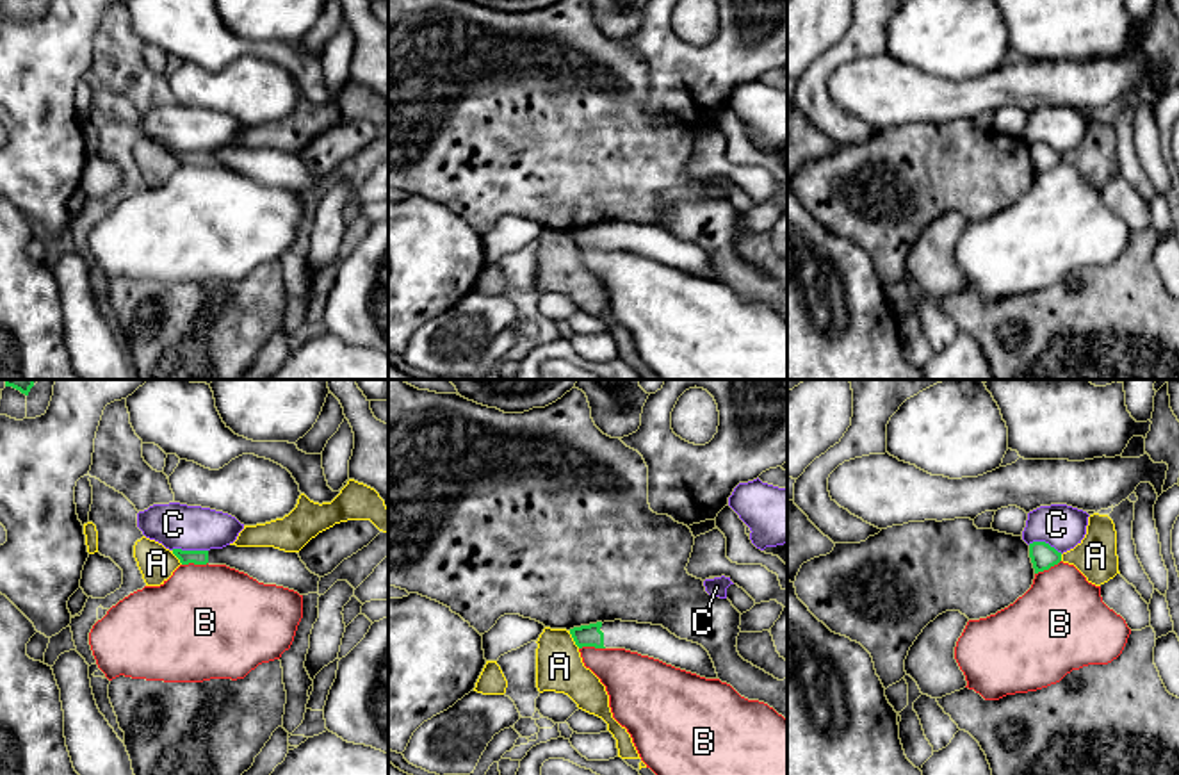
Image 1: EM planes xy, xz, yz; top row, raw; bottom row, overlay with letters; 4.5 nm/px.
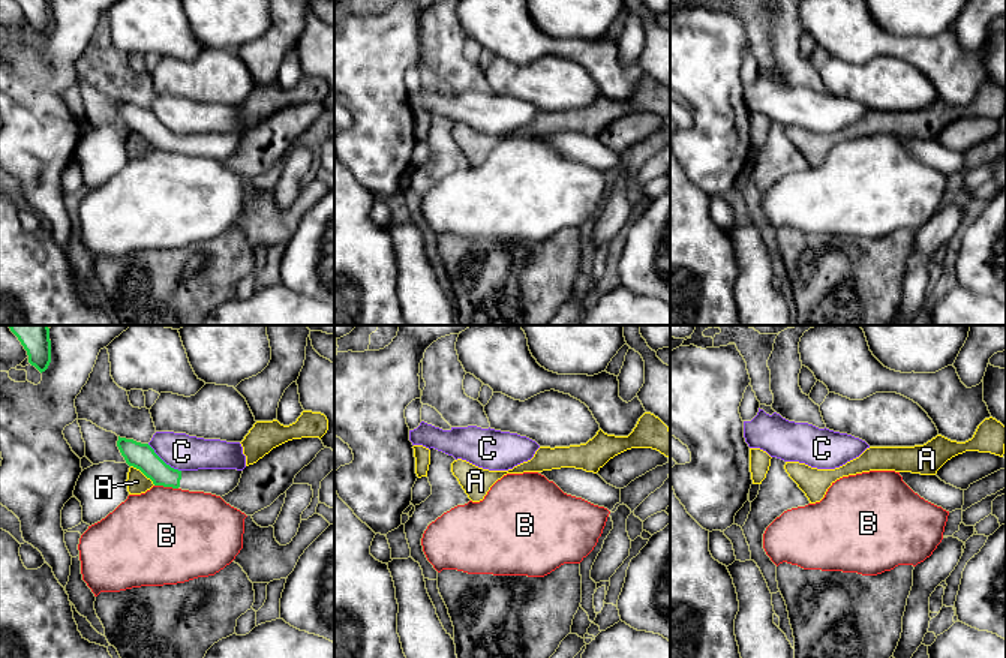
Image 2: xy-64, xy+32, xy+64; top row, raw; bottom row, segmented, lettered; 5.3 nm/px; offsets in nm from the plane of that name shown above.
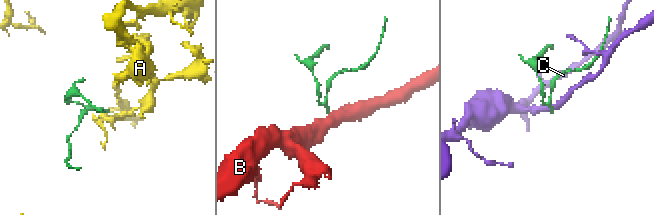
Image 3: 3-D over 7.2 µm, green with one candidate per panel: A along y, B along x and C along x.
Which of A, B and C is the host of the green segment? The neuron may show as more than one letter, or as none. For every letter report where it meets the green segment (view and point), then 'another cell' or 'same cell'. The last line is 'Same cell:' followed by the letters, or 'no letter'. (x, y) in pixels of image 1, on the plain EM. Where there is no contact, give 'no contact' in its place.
A: meets green in xz at (574, 241); another cell
B: meets green in xy at (195, 164); another cell
C: meets green in xy at (189, 152); another cell
Same cell: no letter

